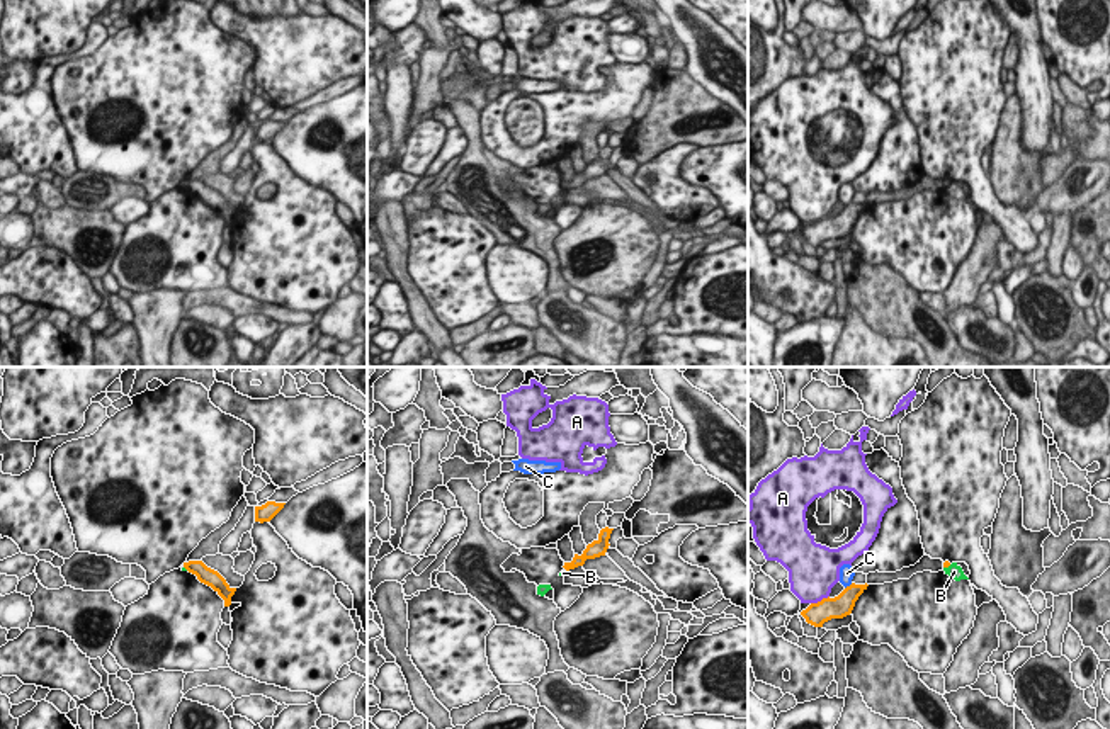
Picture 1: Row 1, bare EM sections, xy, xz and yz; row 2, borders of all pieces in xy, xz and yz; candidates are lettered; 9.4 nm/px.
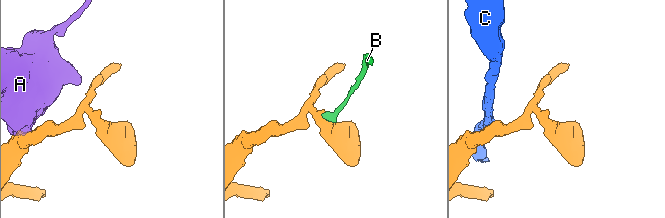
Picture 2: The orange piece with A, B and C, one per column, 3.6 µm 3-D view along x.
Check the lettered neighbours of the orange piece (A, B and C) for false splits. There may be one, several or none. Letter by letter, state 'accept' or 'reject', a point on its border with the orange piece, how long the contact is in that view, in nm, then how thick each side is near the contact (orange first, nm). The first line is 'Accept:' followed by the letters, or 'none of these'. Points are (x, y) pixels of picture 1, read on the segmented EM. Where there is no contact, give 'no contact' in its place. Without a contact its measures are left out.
Accept: none of these
A: reject; meets orange in yz at (821, 600); contact 190 nm long; 220 nm thick on the orange side, 440 nm on the other
B: reject; meets orange in yz at (947, 566); contact 90 nm long; 60 nm thick on the orange side, 130 nm on the other
C: reject; meets orange in yz at (850, 585); contact 100 nm long; 220 nm thick on the orange side, 140 nm on the other

